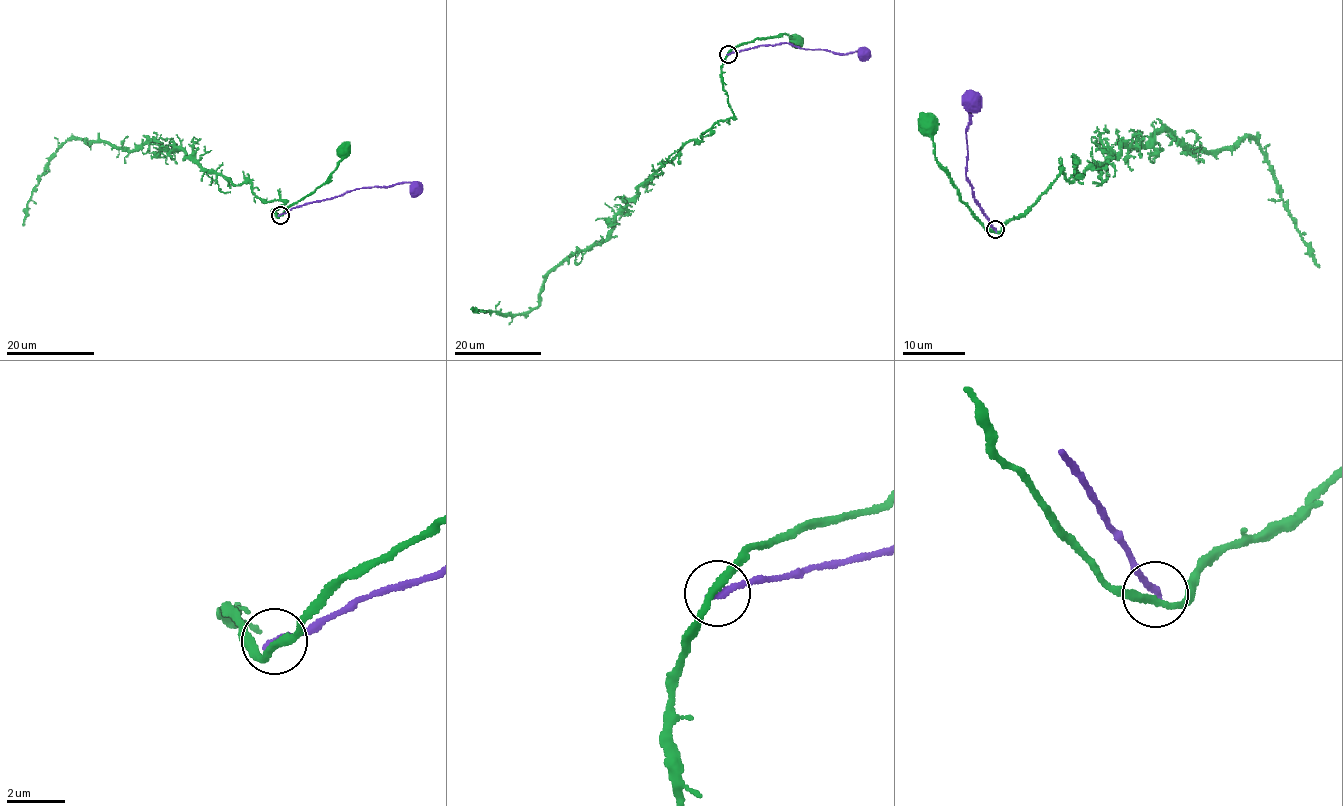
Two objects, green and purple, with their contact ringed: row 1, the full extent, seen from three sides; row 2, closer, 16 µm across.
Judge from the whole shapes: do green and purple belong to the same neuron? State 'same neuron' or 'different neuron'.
different neuron

